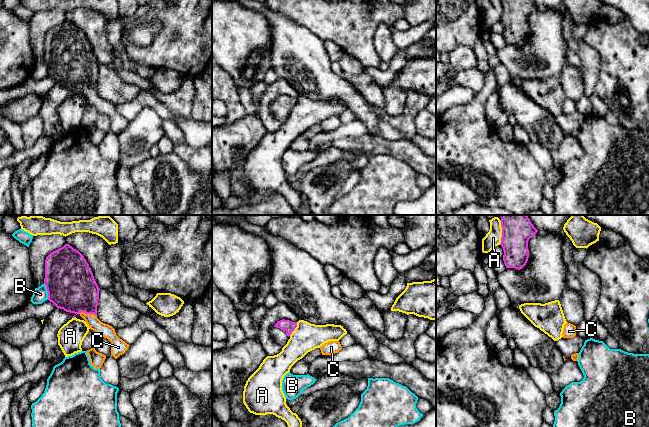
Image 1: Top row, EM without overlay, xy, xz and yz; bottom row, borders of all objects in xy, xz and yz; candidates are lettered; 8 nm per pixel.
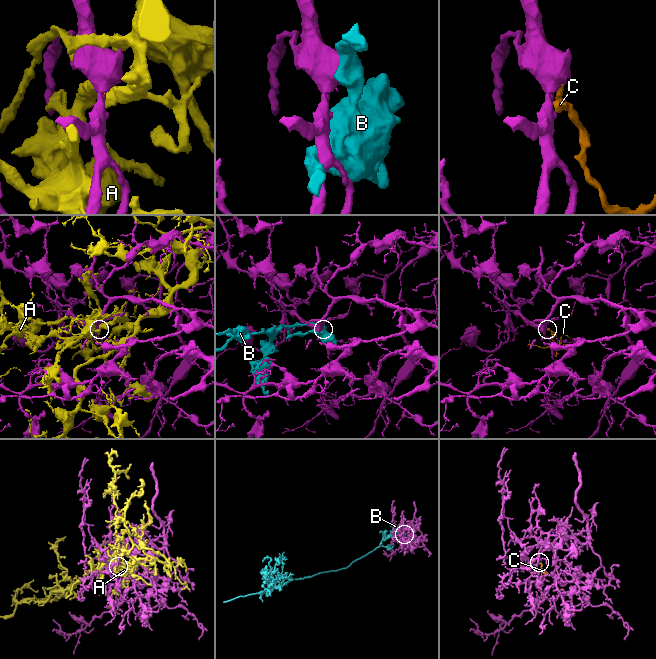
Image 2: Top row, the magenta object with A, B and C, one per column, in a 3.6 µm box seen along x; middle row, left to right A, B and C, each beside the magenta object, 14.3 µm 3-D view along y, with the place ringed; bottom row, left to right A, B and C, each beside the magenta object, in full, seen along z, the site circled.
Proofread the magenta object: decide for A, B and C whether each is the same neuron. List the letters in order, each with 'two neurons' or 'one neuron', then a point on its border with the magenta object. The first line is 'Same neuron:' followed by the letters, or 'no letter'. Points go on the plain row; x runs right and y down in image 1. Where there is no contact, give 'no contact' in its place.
Same neuron: C
A: two neurons; contact yz (502, 10)
B: two neurons; contact xy (47, 67)
C: one neuron; contact xy (87, 89)

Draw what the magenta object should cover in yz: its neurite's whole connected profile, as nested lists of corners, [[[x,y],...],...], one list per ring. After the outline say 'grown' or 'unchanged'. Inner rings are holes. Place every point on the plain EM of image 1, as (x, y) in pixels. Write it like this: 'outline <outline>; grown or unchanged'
outline [[[501,0],[503,37],[506,44],[522,45],[529,34],[528,17],[538,6],[533,0]]]; unchanged

